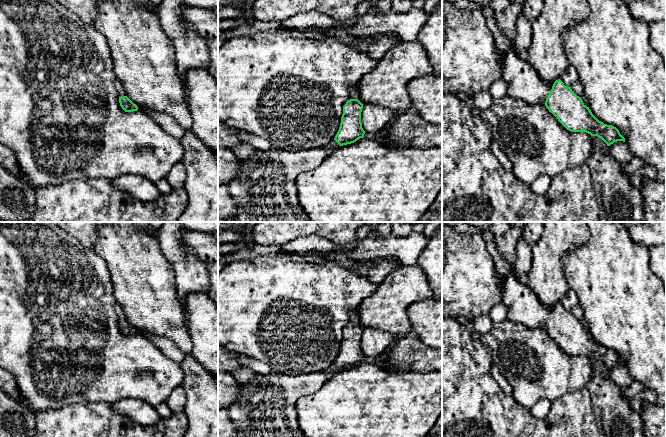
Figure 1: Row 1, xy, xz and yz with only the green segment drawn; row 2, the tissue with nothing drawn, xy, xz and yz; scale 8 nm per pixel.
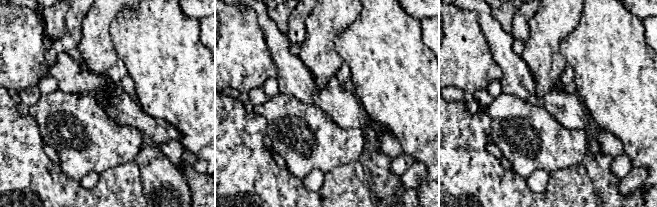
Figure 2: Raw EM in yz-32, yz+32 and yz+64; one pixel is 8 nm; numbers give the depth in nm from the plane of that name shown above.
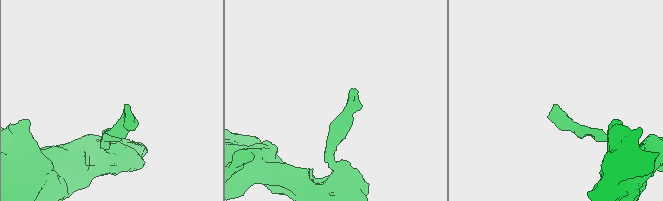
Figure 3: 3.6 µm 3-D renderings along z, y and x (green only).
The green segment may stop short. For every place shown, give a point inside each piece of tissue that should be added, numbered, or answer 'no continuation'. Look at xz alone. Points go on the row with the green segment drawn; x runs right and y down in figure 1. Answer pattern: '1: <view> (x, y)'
1: xz (354, 94)

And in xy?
1: xy (119, 86)

